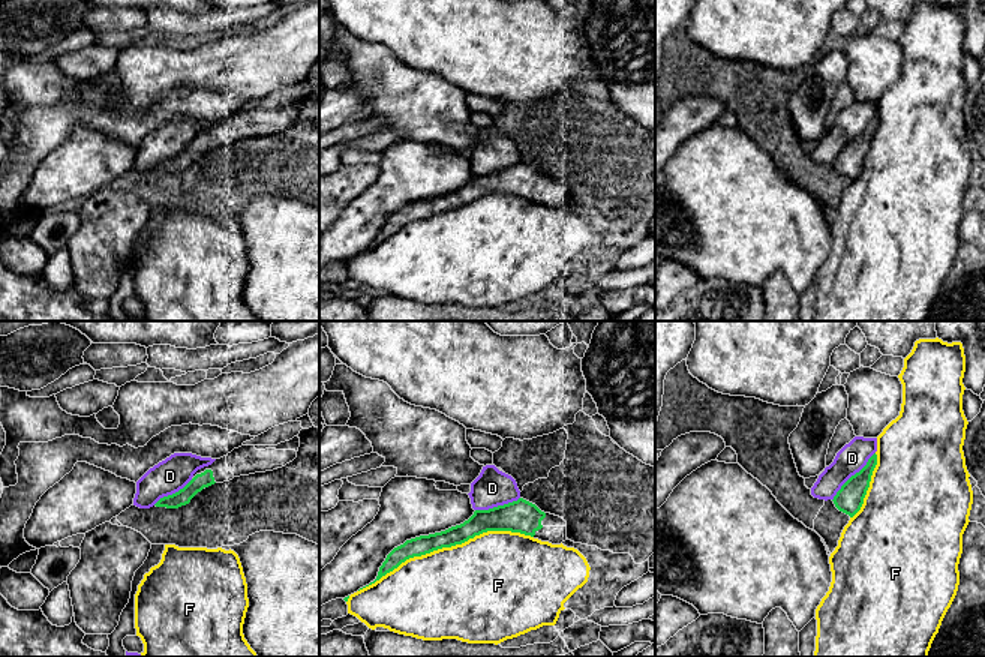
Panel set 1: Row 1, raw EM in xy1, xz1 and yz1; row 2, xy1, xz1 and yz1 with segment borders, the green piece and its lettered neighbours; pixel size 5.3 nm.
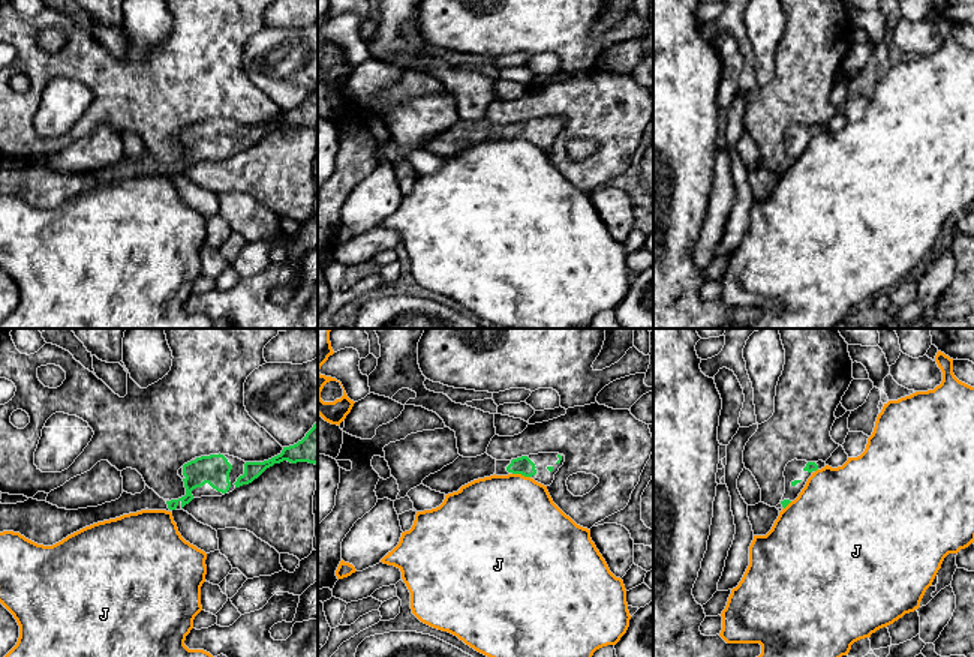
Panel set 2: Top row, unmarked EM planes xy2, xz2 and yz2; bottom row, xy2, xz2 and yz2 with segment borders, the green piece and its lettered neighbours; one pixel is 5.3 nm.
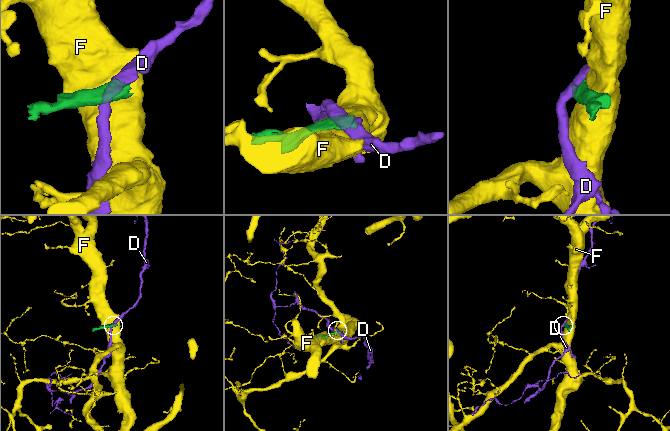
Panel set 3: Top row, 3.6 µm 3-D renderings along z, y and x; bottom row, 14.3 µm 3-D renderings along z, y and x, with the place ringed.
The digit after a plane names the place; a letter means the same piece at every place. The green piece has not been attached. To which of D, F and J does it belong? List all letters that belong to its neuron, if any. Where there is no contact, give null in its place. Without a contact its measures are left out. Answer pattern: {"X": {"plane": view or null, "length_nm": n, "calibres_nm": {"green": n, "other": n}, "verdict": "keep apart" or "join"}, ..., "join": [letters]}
{"D": {"plane": "yz1", "length_nm": 340, "calibres_nm": {"green": 150, "other": 160}, "verdict": "keep apart"}, "F": {"plane": "xz1", "length_nm": 1000, "calibres_nm": {"green": 120, "other": 480}, "verdict": "keep apart"}, "J": {"plane": "xz2", "length_nm": 100, "calibres_nm": {"green": 100, "other": 480}, "verdict": "keep apart"}, "join": []}

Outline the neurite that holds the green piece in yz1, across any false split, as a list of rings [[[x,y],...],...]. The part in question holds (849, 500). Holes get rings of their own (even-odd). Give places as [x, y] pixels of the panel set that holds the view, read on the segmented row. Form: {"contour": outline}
{"contour": [[[874,453],[867,465],[841,486],[832,500],[840,512],[853,518],[861,510],[876,465],[877,454]]]}

